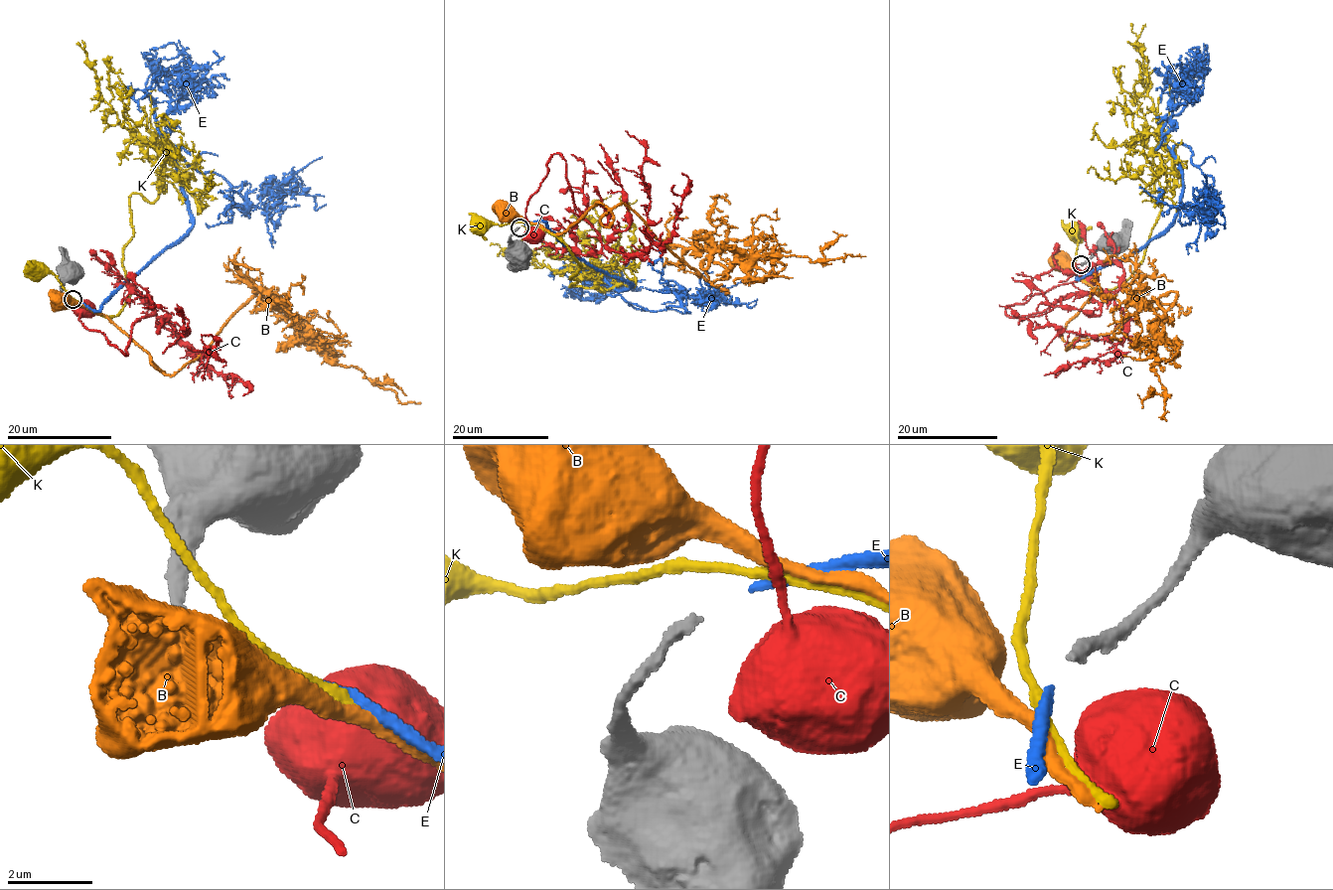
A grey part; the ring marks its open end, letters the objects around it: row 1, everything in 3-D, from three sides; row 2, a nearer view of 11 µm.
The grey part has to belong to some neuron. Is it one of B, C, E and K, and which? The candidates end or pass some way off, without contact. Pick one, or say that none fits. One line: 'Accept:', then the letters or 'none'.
Accept: E

